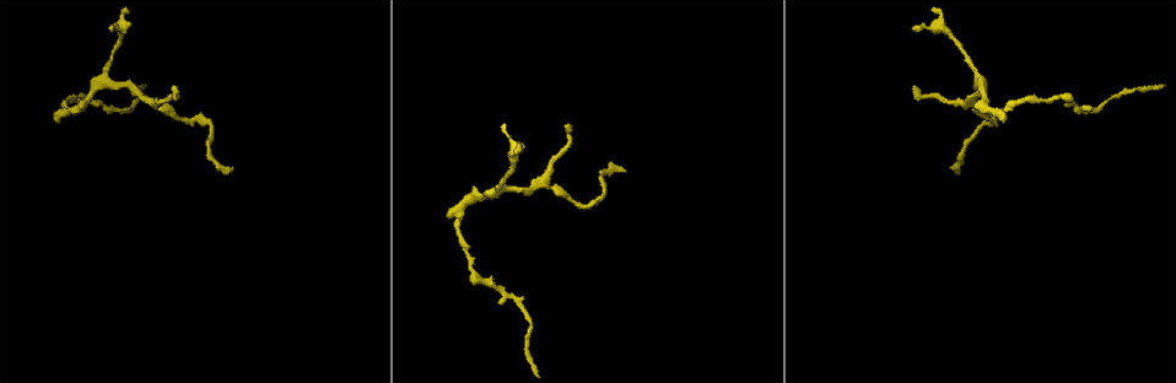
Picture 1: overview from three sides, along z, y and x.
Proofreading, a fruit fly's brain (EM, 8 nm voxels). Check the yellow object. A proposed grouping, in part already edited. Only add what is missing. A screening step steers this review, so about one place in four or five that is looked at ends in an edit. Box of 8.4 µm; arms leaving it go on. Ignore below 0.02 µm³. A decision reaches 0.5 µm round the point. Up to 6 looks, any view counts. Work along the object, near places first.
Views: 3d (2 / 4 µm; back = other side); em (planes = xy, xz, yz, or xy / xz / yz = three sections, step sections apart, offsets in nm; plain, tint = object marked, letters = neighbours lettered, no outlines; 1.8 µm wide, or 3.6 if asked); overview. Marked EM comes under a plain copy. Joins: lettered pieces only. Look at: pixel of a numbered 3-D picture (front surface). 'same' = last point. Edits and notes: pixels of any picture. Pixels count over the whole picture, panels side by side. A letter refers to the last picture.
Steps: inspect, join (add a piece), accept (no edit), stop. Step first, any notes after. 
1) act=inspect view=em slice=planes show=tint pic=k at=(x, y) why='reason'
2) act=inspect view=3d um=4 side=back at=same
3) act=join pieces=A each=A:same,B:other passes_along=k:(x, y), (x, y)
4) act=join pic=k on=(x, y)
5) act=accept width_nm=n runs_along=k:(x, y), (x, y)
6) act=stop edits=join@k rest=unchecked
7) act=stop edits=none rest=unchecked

act=inspect view=3d um=4 pic=1 at=(504, 124) why='an open end'

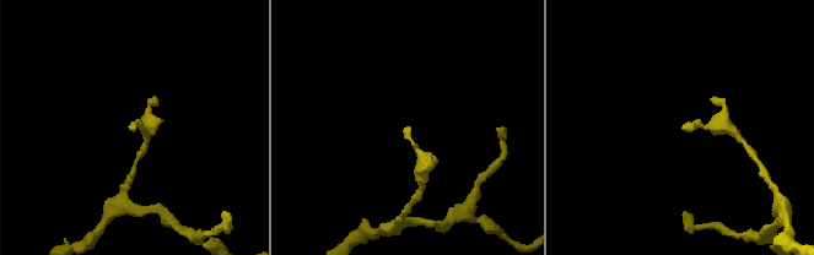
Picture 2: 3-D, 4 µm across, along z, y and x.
act=inspect view=em um=3.6 slice=planes show=letters pic=2 at=(409, 126) why='shape alone is not enough'

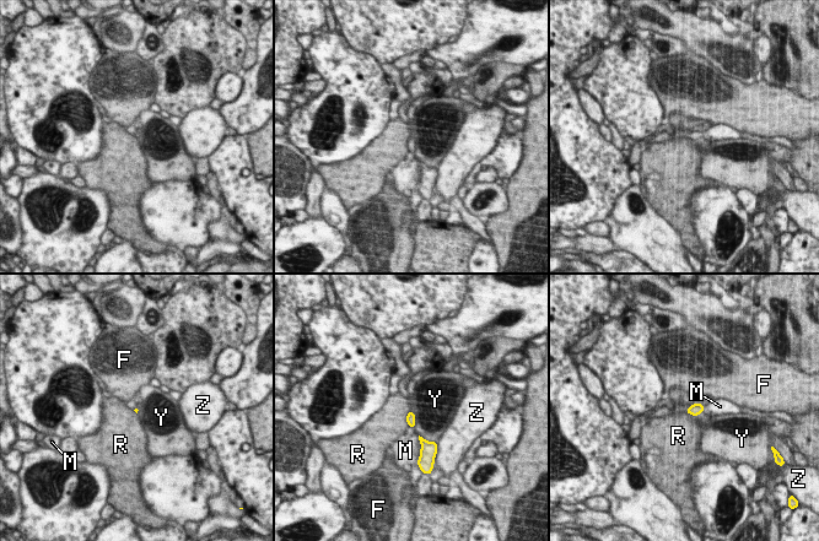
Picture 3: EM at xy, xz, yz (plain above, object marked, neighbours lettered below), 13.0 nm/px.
act=accept each=F:other,M:other,R:other,Y:other,Z:other border=3:(411, 410), (414, 414), (414, 427) found='none of them fits'

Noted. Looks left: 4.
act=inspect view=3d um=4 pic=1 at=(589, 203)

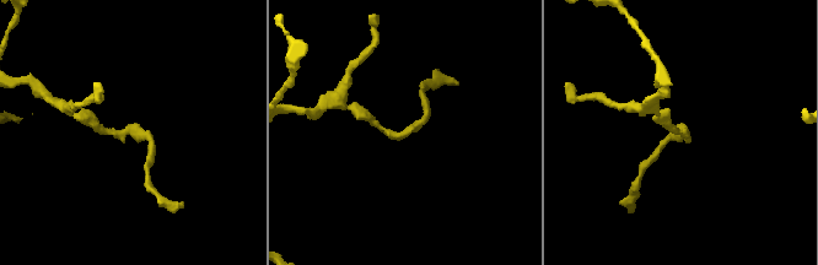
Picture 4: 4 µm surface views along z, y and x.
act=inspect view=em slice=planes show=letters pic=4 at=(400, 134)

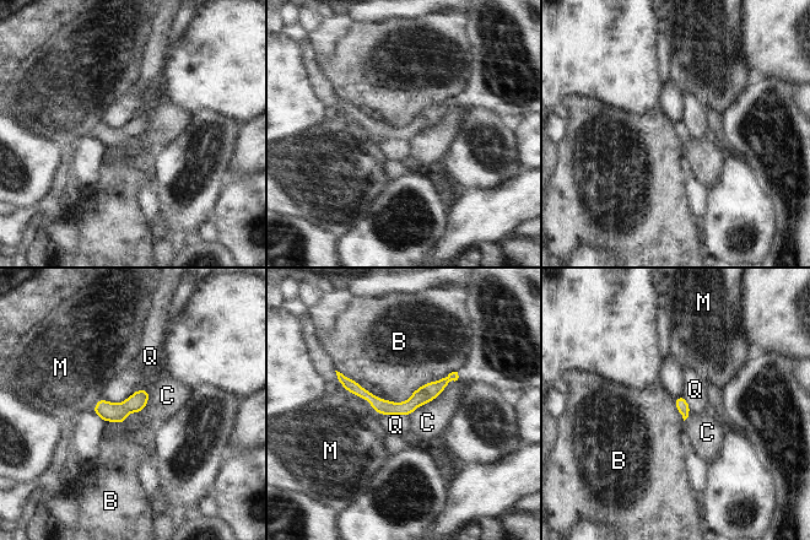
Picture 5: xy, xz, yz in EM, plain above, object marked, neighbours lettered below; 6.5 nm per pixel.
act=accept each=B:other,C:other,M:other,Q:other border=5:(455, 371), (388, 400) found='no lettered piece goes on from it'

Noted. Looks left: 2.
act=inspect view=em slice=planes show=tint pic=1 at=(569, 127) why='tapers out'

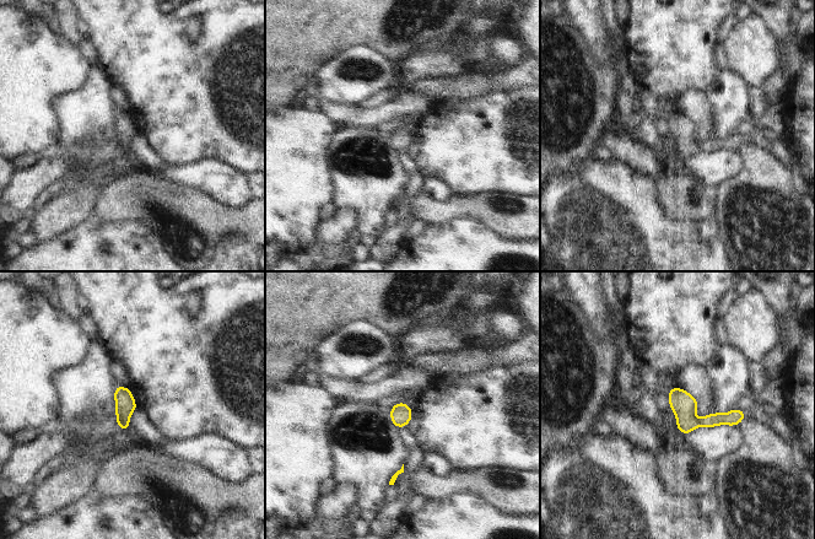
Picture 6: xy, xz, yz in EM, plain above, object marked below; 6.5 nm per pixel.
act=inspect view=em slice=planes show=letters at=same

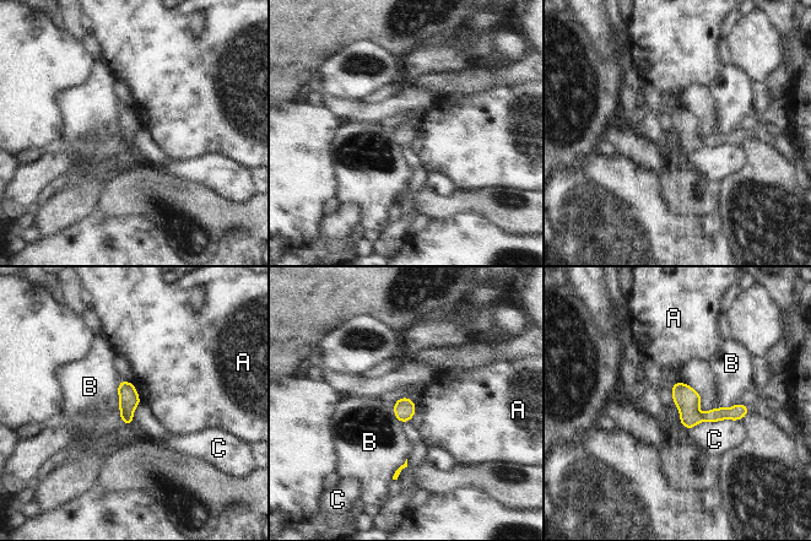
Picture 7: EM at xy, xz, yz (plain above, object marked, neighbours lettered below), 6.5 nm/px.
act=accept each=A:other,B:other,C:other border=7:(133, 382), (141, 401) found='none of them fits'

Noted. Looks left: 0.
act=stop edits=none rest=unchecked

